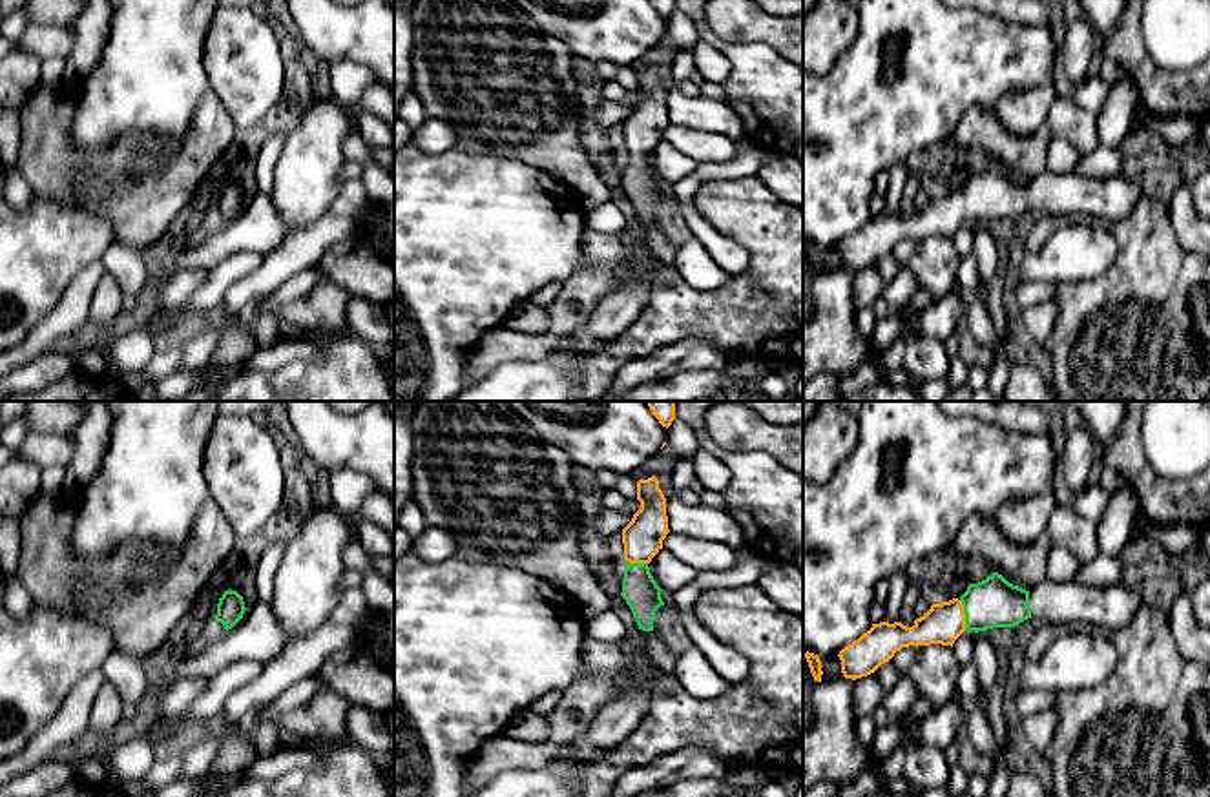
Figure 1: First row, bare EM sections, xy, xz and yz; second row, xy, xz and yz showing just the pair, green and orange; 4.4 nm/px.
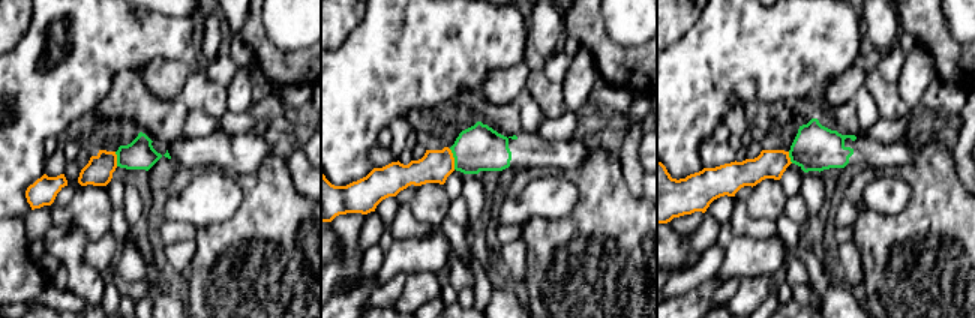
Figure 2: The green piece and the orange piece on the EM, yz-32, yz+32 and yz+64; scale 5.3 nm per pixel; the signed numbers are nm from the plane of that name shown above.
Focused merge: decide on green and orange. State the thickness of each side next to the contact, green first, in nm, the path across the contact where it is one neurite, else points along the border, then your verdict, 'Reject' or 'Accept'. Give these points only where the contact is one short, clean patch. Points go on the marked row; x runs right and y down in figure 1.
Thickness 220 nm (green) against 180 nm. Path across: yz (993, 602), (966, 615), (957, 615), (944, 622). Accept

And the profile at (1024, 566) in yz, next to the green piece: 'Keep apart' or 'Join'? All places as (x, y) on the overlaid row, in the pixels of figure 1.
Keep apart

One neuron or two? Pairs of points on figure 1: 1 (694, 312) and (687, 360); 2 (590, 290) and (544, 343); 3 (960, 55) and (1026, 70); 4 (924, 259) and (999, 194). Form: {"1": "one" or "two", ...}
{"1": "two", "2": "one", "3": "one", "4": "two"}

